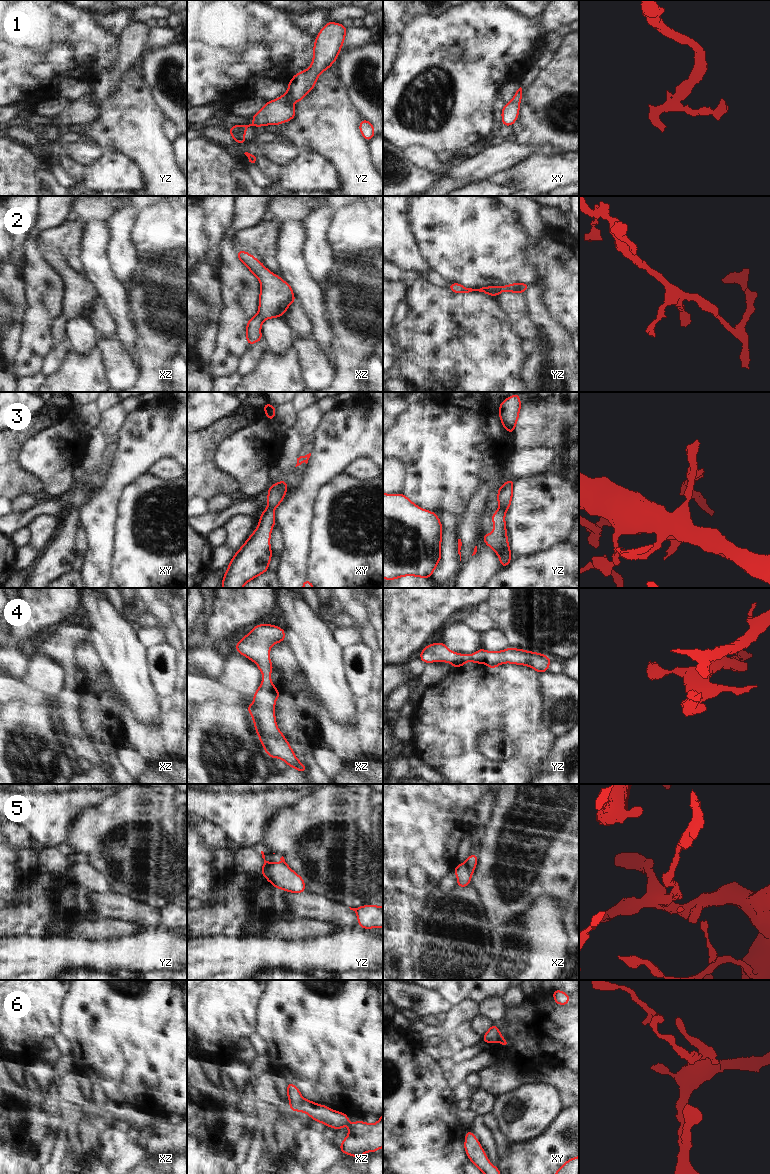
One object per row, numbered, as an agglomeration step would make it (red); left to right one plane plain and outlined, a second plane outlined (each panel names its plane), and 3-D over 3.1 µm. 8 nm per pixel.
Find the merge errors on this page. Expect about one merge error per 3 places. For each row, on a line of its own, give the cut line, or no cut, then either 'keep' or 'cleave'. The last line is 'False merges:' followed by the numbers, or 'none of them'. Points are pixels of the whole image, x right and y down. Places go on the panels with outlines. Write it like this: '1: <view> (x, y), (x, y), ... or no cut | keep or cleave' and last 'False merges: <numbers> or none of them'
1: no cut | keep
2: no cut | keep
3: no cut | keep
4: no cut | keep
5: yz (275, 864), (268, 868), (264, 876) | cleave
6: xz (303, 1099), (296, 1109) | cleave
False merges: 5, 6

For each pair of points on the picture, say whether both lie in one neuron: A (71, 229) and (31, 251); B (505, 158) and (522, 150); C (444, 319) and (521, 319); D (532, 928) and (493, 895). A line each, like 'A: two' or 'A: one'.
A: two
B: one
C: two
D: two

